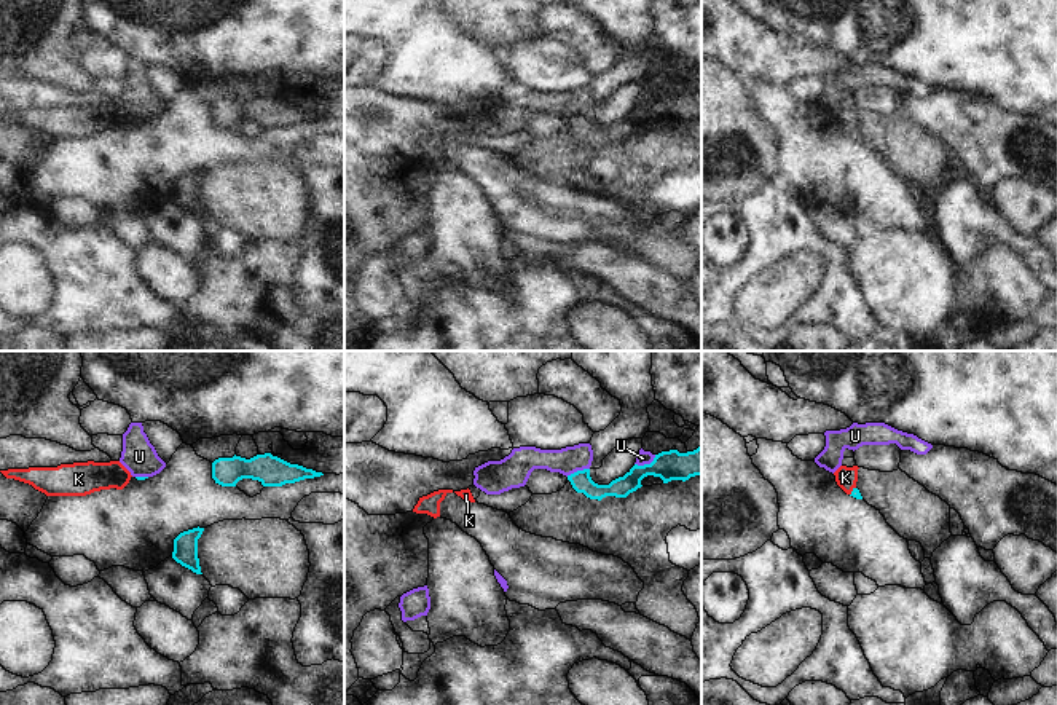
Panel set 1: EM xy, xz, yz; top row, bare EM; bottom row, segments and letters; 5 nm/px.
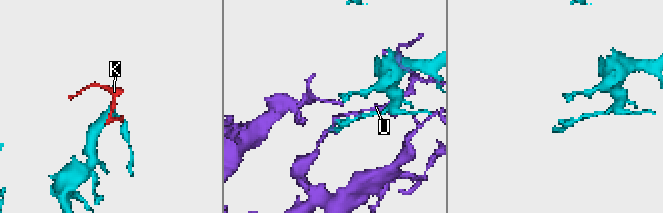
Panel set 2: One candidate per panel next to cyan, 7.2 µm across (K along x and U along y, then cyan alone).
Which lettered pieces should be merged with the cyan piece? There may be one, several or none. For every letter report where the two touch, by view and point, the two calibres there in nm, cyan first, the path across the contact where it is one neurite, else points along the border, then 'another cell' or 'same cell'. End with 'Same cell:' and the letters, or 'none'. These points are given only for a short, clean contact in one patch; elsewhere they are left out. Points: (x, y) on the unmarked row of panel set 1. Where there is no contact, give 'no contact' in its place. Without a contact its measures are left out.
K: meets cyan in yz at (852, 134); 50 nm thick on the cyan side, 110 nm on the other; runs through yz (855, 136), (852, 134), (845, 120); same cell
U: meets cyan in xz at (646, 107); 150 nm thick on the cyan side, 70 nm on the other; another cell
Same cell: K

